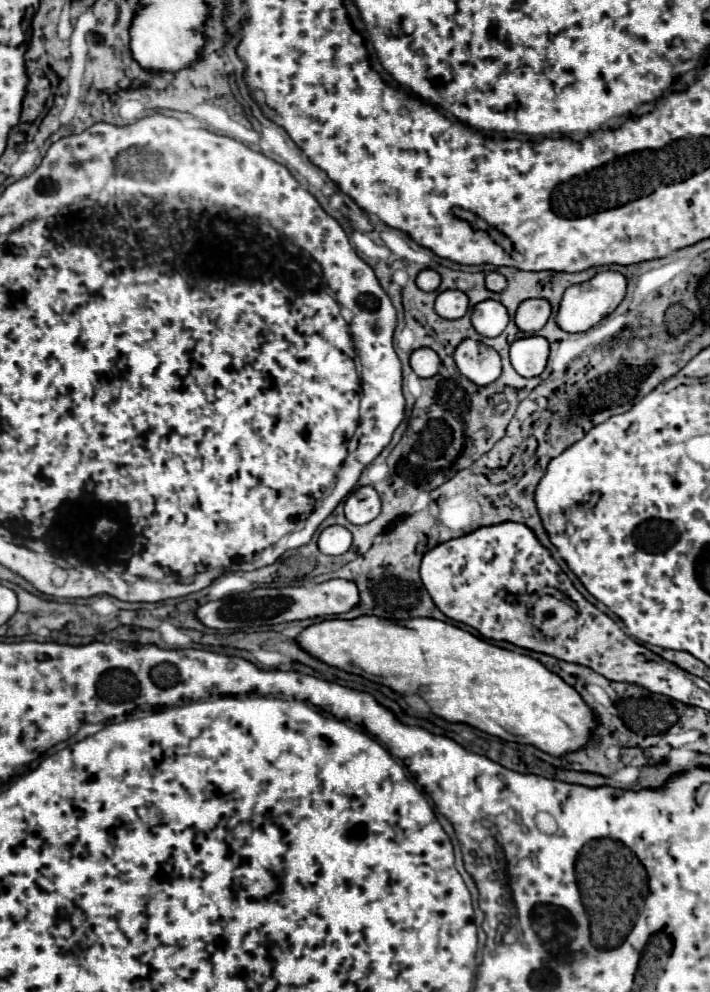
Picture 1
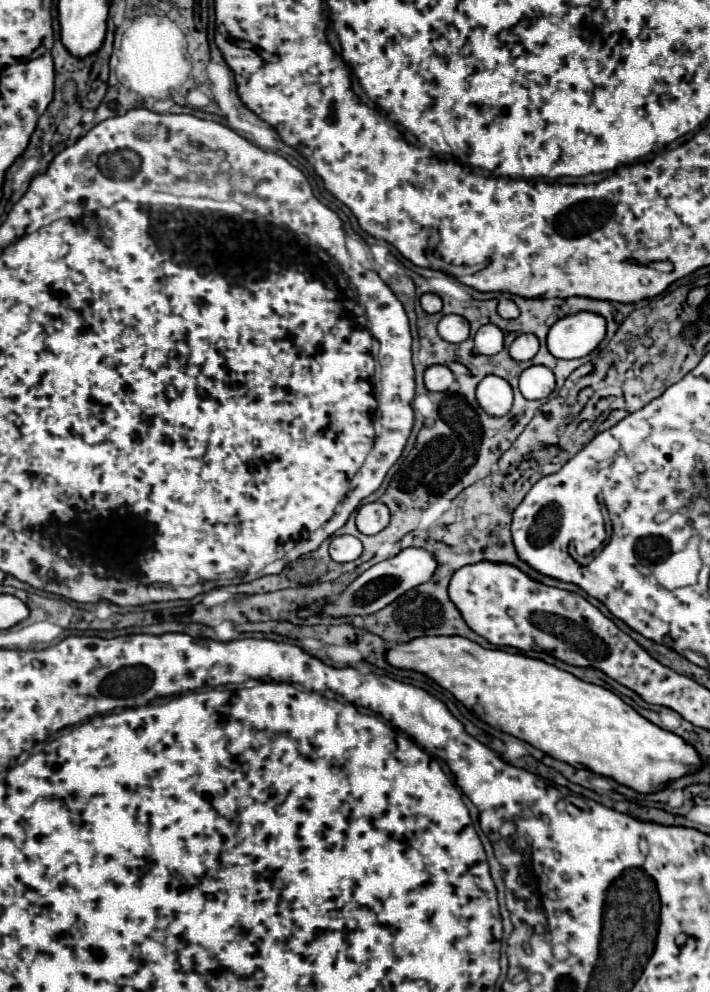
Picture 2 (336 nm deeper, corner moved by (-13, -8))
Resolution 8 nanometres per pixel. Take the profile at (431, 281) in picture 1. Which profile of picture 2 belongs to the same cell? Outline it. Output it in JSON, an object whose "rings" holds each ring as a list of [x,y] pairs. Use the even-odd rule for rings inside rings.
{"rings":[[[423,294],[423,296],[421,296],[421,306],[423,306],[425,312],[435,314],[435,312],[441,310],[443,302],[441,302],[441,298],[439,298],[437,294]]]}

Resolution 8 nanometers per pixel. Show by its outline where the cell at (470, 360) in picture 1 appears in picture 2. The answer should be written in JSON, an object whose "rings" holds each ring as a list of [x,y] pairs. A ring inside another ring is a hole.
{"rings":[[[485,376],[477,386],[477,400],[489,416],[505,416],[513,404],[513,390],[499,376]]]}

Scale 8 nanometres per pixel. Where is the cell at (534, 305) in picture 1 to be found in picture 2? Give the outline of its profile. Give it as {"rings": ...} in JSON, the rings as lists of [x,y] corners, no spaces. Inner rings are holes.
{"rings":[[[523,334],[523,336],[517,336],[515,342],[511,344],[509,348],[509,354],[511,358],[515,360],[531,360],[539,350],[539,340],[537,336],[531,336],[531,334]]]}

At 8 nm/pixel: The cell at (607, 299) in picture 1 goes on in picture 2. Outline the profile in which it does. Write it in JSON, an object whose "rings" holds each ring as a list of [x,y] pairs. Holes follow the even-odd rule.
{"rings":[[[577,312],[557,320],[547,334],[553,356],[569,360],[591,354],[607,334],[607,322],[595,312]]]}

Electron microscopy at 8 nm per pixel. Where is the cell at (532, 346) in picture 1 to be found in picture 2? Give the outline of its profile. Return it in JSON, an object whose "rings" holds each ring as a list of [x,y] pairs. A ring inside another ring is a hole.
{"rings":[[[529,366],[519,376],[519,390],[527,400],[547,398],[555,390],[555,376],[547,366]]]}

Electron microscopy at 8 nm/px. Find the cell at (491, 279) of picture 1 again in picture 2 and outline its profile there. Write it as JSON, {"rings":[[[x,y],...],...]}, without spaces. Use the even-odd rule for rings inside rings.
{"rings":[[[499,300],[497,312],[501,318],[517,318],[519,316],[519,308],[513,300]]]}

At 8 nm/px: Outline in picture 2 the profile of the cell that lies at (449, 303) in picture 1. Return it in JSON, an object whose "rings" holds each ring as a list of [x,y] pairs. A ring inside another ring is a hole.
{"rings":[[[447,314],[447,316],[443,316],[437,330],[439,330],[439,336],[443,340],[453,342],[453,344],[459,344],[459,342],[463,342],[463,340],[469,338],[469,324],[459,314]]]}

